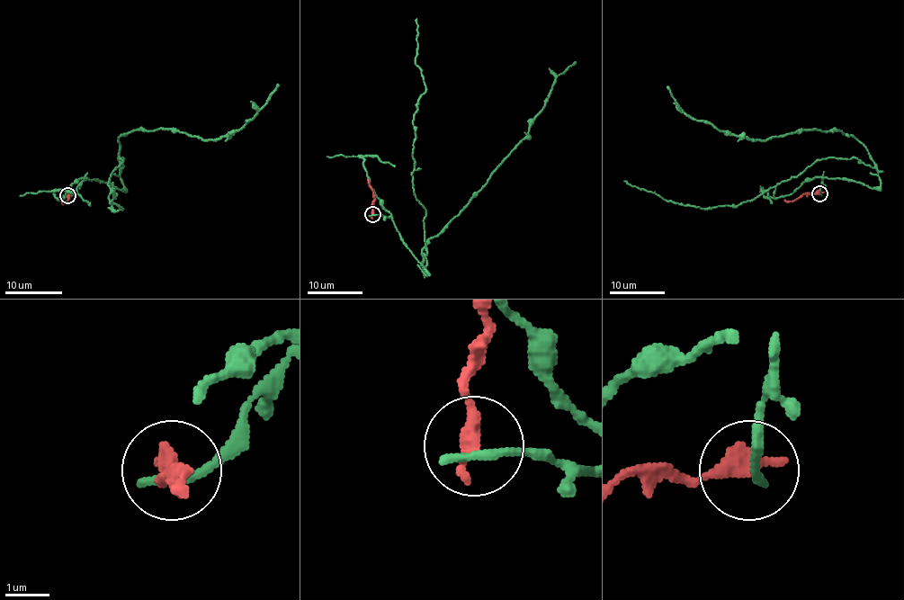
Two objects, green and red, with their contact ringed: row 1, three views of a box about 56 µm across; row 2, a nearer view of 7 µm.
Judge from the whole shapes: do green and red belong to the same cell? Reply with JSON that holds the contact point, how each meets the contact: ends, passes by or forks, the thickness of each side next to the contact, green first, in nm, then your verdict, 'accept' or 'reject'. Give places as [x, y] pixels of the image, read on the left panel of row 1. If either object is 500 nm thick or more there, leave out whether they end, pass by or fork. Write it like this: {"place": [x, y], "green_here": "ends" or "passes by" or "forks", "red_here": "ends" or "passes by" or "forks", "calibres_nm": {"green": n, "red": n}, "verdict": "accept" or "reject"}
{"place": [67, 195], "green_here": "ends", "red_here": "ends", "calibres_nm": {"green": 260, "red": 460}, "verdict": "reject"}

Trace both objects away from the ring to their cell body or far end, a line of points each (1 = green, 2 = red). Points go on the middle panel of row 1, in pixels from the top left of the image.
1: (372, 215), (390, 218), (427, 275), (422, 250), (430, 238), (437, 237), (529, 131), (553, 82), (575, 61)
2: (372, 213), (373, 192), (367, 179)

